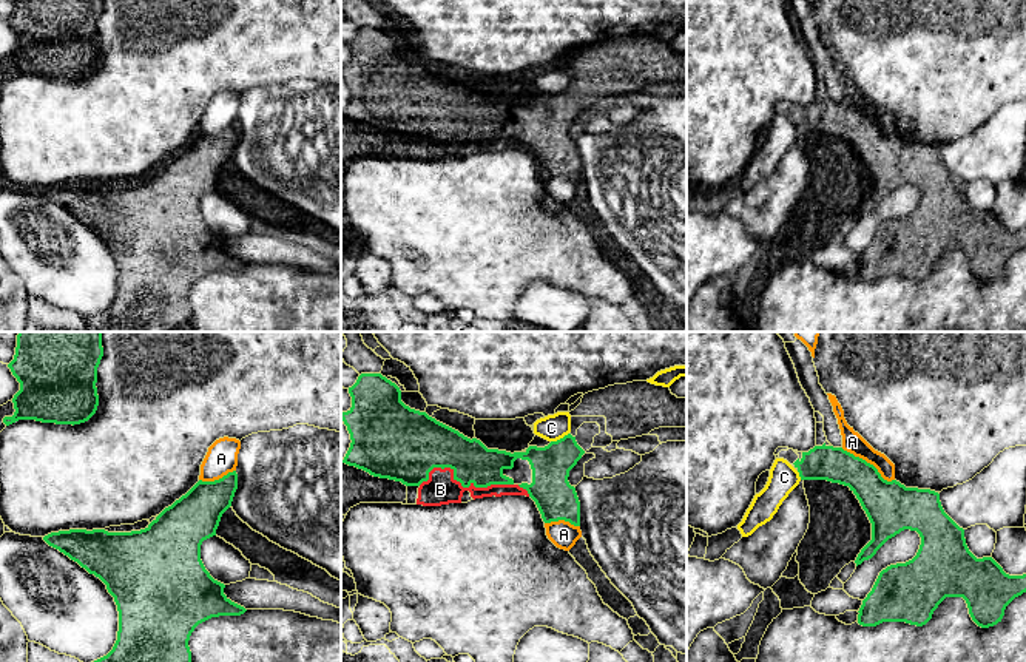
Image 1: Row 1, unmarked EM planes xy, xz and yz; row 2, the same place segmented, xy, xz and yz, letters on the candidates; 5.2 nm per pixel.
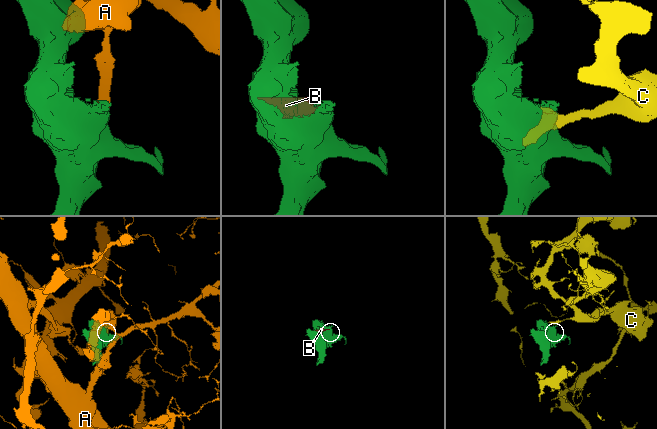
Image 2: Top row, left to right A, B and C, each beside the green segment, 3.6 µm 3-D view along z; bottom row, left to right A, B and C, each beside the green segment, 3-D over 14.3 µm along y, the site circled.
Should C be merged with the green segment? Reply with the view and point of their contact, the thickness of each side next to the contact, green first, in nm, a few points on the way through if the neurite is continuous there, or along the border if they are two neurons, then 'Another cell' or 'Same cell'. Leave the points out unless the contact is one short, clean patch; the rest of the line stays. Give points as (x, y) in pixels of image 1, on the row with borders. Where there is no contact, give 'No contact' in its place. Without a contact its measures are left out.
Touches green at xz (560, 439). Thickness 200 nm (green) against 140 nm. Boundary: xz (568, 432), (551, 442). Another cell

